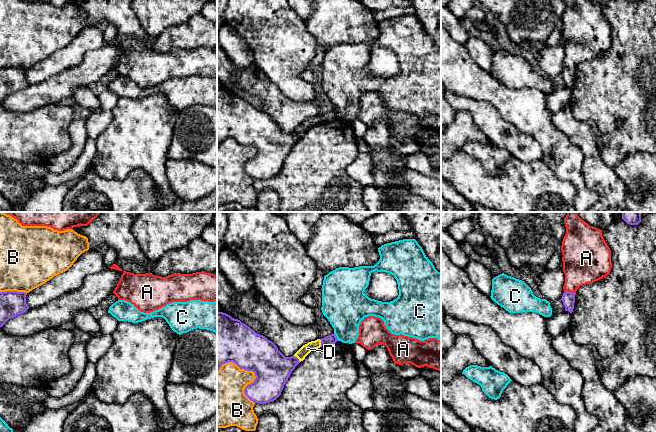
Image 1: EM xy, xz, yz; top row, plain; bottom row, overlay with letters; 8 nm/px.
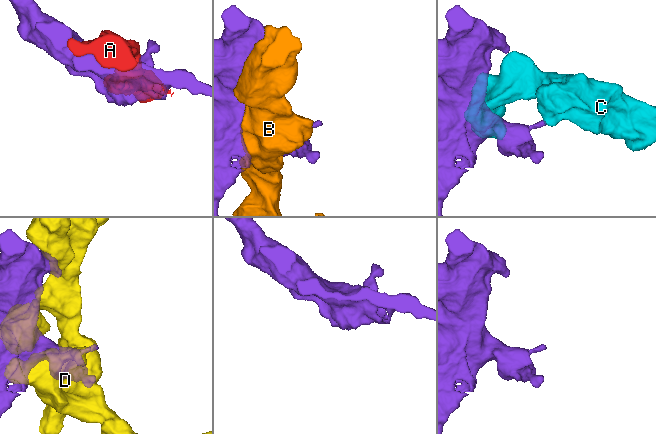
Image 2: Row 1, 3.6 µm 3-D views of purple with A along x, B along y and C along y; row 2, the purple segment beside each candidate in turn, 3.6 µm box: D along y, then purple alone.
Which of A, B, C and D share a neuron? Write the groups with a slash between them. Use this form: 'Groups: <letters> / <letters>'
Groups: A / B / C / D

